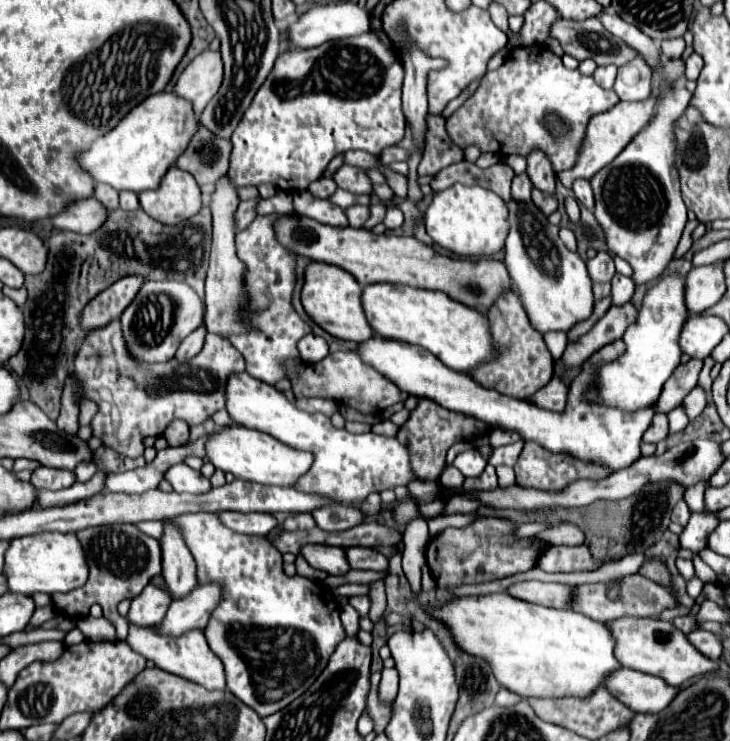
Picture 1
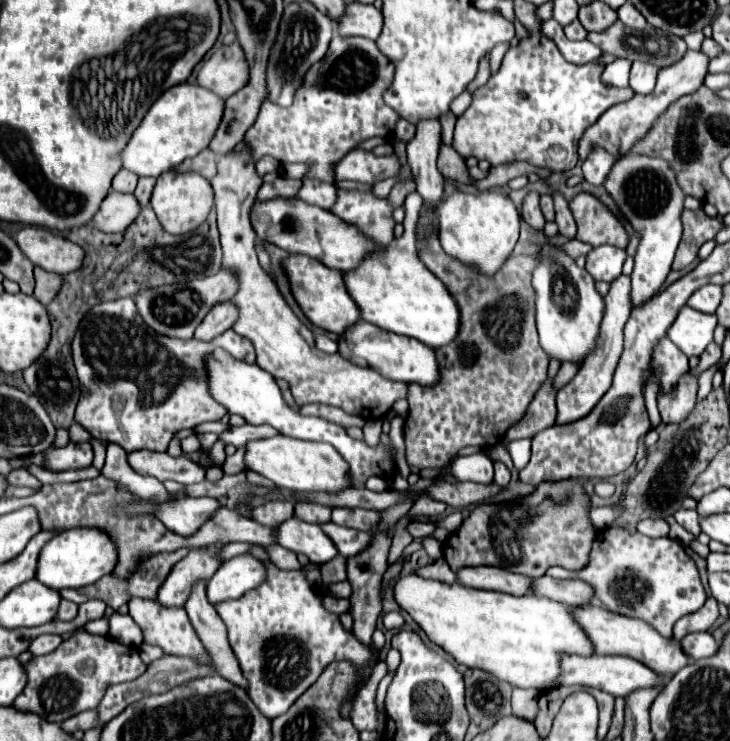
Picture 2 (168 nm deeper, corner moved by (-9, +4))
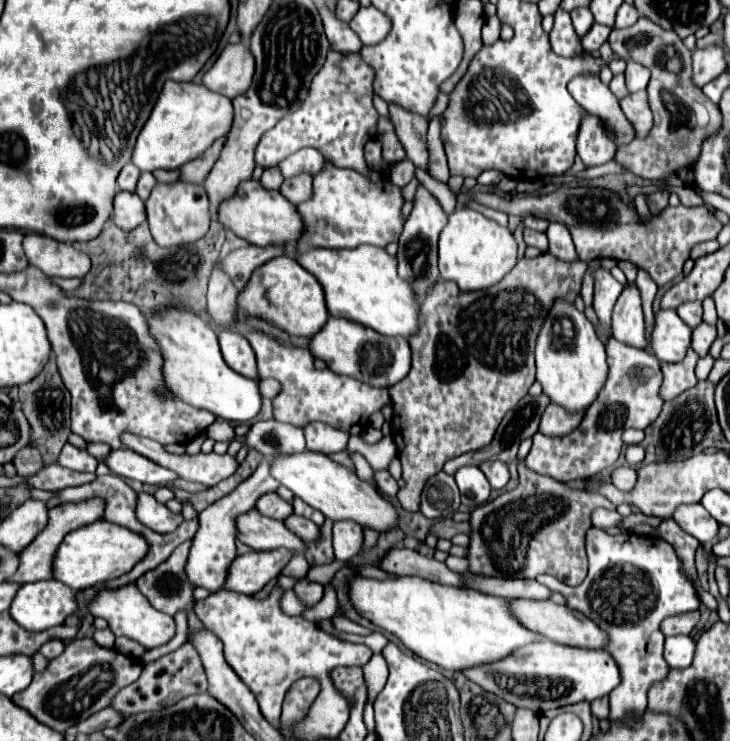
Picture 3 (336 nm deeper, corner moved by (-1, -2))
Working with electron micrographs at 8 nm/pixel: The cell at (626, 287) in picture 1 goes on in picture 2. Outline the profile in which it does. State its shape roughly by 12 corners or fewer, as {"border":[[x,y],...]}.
{"border":[[630,276],[610,282],[596,350],[556,394],[556,424],[590,414],[612,384]]}

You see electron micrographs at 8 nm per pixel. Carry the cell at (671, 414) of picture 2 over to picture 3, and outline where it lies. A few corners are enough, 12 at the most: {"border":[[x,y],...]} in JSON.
{"border":[[690,348],[676,364],[662,362],[660,398],[672,402],[696,386],[698,354]]}

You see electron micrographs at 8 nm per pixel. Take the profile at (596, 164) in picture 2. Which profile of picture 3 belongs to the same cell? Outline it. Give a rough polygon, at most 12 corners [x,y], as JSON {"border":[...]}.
{"border":[[600,118],[582,120],[576,152],[586,168],[614,158]]}

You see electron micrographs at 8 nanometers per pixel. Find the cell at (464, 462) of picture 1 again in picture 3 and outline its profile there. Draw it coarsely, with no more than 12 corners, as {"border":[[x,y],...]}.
{"border":[[478,466],[456,474],[462,504],[476,508],[490,498],[490,484]]}

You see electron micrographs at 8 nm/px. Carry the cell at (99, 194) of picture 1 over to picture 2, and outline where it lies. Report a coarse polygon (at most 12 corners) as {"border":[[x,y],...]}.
{"border":[[120,170],[112,180],[118,192],[134,192],[138,176]]}

